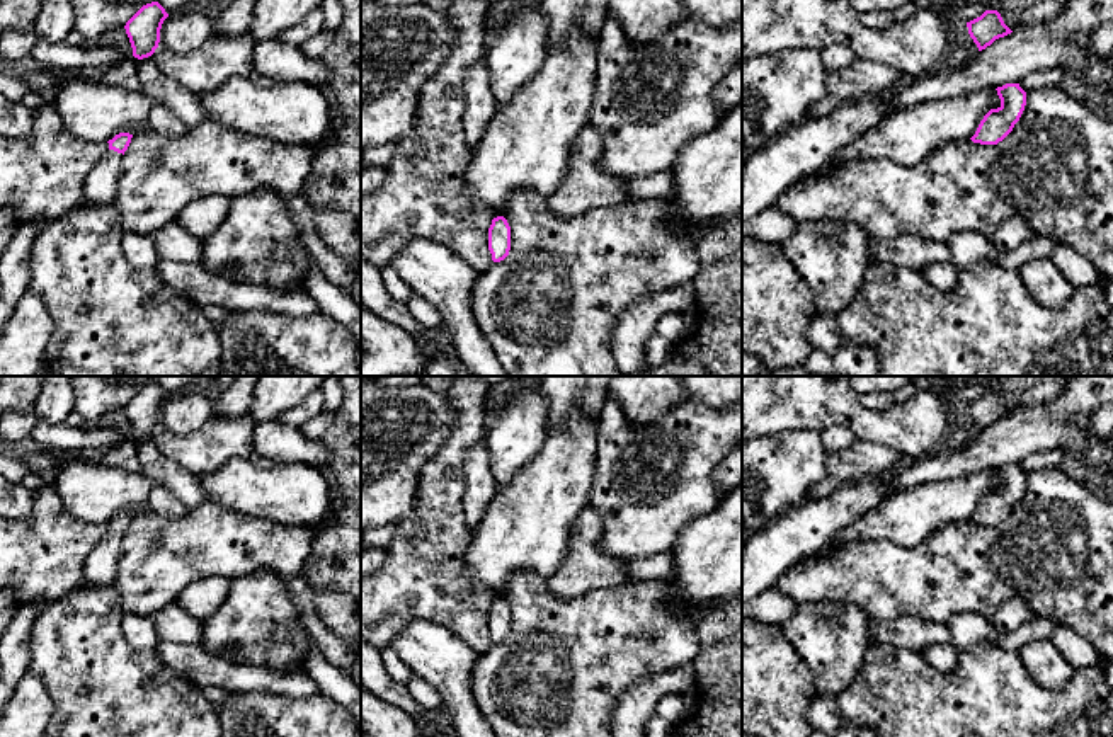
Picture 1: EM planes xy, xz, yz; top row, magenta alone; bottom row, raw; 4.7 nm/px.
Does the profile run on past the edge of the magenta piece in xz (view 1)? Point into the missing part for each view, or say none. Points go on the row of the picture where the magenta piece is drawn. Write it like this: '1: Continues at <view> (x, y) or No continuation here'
1: No continuation here

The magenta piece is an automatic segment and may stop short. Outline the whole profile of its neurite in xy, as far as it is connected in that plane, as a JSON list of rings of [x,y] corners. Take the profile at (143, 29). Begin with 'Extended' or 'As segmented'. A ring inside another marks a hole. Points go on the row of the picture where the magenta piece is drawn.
As segmented. [[[158,2],[143,5],[124,26],[129,37],[133,56],[138,60],[155,53],[160,43],[160,29],[168,17]]]

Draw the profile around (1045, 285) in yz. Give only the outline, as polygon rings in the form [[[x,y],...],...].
[[[1050,257],[1028,262],[1019,276],[1033,301],[1048,310],[1064,308],[1076,291]]]

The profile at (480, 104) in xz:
[[[485,60],[468,68],[465,83],[465,138],[470,146],[477,148],[483,140],[487,128],[497,112],[497,100],[490,89],[490,75]]]

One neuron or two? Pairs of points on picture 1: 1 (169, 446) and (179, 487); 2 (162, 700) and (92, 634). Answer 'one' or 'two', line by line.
1: two
2: one

